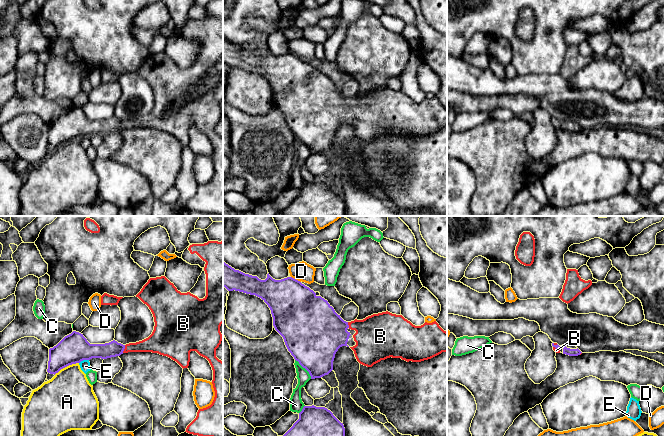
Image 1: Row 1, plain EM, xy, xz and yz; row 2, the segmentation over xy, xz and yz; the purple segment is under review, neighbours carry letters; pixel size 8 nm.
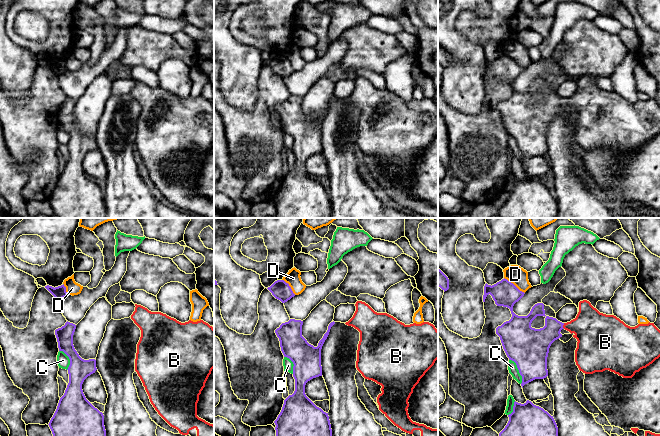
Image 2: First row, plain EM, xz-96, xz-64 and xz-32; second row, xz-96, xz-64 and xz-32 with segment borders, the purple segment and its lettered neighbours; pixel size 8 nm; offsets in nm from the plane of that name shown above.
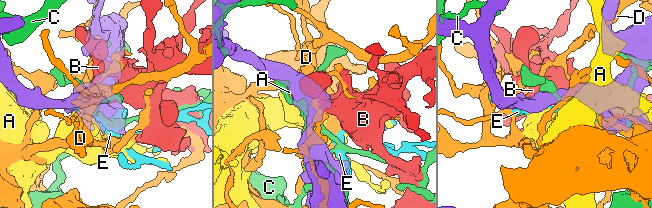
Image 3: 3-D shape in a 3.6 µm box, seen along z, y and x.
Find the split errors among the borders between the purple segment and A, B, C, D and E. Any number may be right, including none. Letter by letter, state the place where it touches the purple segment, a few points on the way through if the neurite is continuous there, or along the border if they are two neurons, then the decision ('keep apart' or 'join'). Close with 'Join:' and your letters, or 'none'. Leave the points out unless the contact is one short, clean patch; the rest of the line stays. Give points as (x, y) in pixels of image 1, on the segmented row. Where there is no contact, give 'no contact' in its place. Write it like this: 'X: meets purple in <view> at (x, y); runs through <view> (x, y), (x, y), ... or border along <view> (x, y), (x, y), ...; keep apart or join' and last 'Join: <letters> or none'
A: meets purple in xy at (66, 366); keep apart
B: meets purple in xy at (124, 348); runs through xy (112, 349), (124, 348), (154, 343); join
C: meets purple in xz at (305, 368); keep apart
D: meets purple in xz at (295, 279); keep apart
E: meets purple in xy at (83, 359); keep apart
Join: B

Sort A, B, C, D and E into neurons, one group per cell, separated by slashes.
A / B / C / D / E

